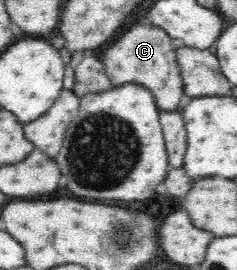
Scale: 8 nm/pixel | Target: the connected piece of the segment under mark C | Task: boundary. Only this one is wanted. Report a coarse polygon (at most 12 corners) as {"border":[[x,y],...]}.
{"border":[[130,27],[101,62],[113,86],[144,86],[160,111],[184,84],[172,38]]}

